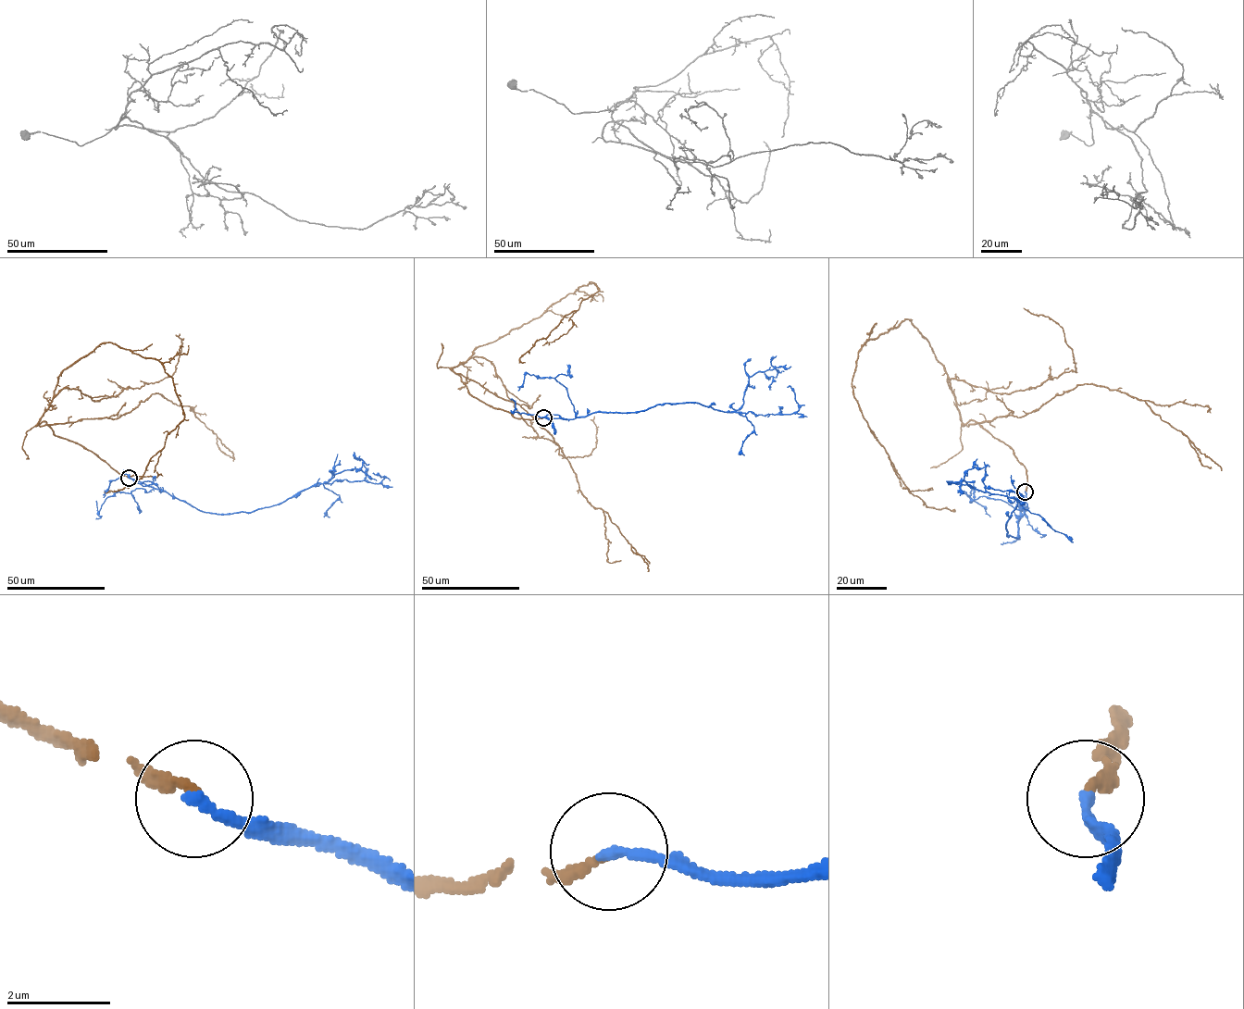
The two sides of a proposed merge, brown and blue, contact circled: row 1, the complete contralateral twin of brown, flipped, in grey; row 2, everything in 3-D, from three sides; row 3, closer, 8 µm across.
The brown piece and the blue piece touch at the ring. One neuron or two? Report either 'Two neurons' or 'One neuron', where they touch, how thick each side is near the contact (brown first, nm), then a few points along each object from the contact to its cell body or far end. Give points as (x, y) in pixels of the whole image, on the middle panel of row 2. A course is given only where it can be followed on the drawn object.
One neuron. Place: (543, 417). Thickness 200 nm (brown) against 200 nm. Course of brown: (543, 417), (517, 418), (487, 404), (453, 368), (593, 282), (599, 290), (537, 341), (525, 362). Course of blue: (543, 417), (639, 412), (666, 403), (700, 403), (734, 411), (743, 404), (749, 379), (775, 368), (770, 389)

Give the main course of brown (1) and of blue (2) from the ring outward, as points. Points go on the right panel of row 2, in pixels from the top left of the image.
1: (1025, 491), (1013, 450), (962, 421), (944, 367), (905, 319), (860, 348), (852, 393), (907, 489), (954, 510)
2: (1025, 492), (1018, 538), (1008, 536), (1017, 499), (963, 480), (968, 469), (988, 466)

